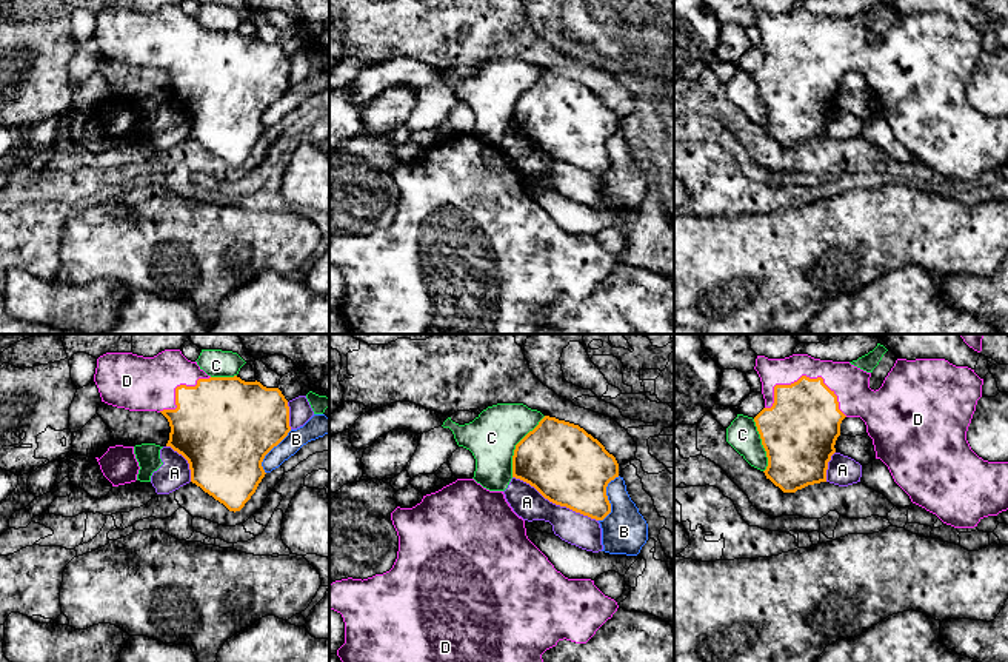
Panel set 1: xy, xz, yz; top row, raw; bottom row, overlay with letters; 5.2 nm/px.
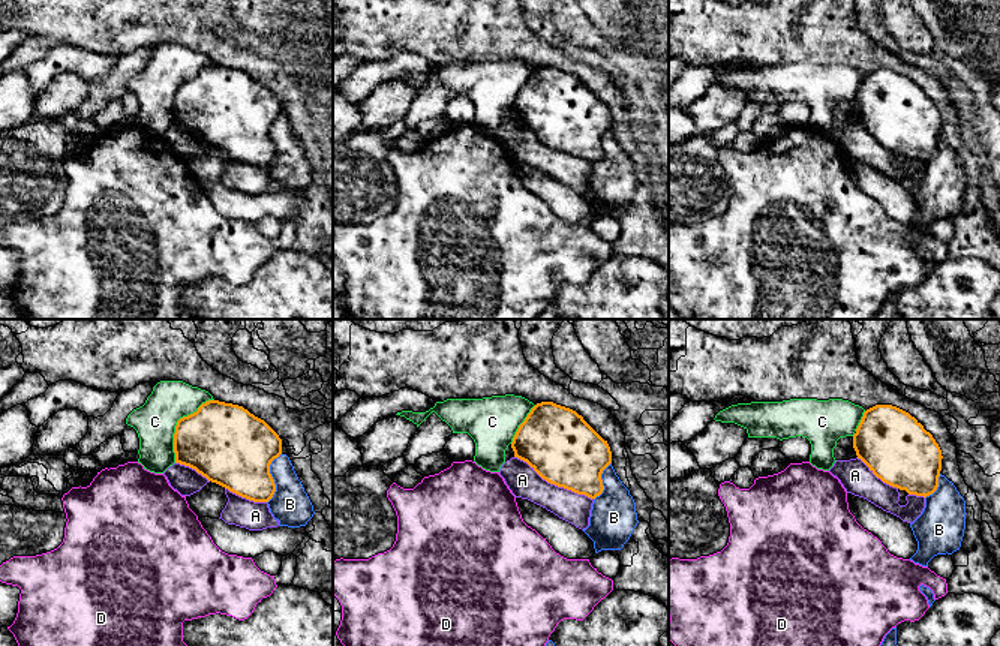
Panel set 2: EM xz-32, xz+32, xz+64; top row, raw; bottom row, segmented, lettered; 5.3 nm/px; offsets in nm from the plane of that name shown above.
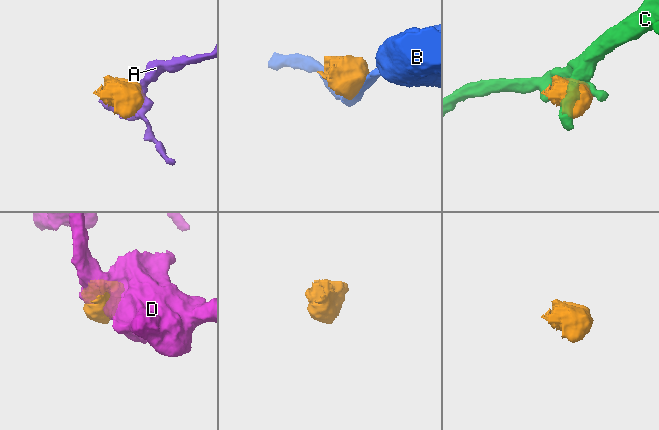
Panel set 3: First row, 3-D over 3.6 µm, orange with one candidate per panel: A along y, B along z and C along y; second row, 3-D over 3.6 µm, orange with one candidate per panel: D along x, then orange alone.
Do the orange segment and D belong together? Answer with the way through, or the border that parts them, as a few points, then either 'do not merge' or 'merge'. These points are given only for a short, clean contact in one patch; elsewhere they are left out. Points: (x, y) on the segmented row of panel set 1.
merge

